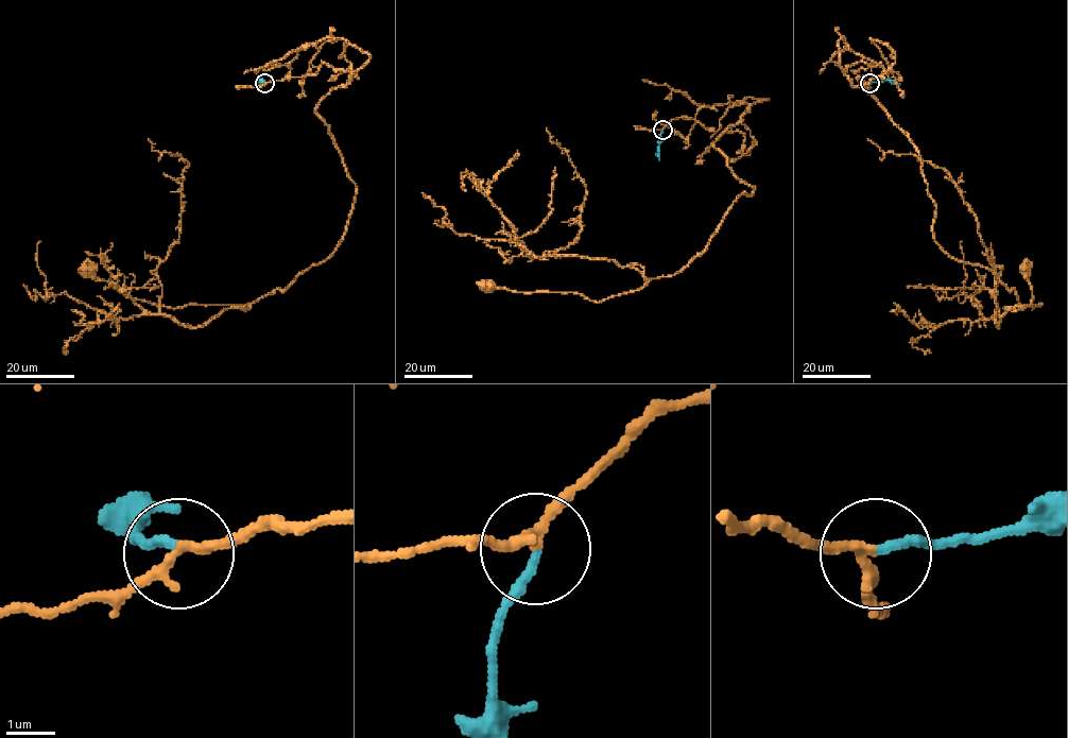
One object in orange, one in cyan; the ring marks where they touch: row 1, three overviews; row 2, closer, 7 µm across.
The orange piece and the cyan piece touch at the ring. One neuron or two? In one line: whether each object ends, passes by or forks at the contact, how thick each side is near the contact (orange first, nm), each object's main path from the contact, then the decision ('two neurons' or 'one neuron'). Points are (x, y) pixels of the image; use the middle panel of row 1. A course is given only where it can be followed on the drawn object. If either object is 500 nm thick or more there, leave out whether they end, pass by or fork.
orange passes by; cyan ends there; 190 nm thick on the orange side, 170 nm on the other; orange runs (662, 130), (682, 117), (716, 131), (750, 105), (713, 146), (755, 188), (681, 270), (598, 302), (486, 287); cyan runs (662, 130), (658, 148), (659, 160); one neuron

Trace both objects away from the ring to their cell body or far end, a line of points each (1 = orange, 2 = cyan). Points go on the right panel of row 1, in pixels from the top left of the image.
1: (870, 83), (857, 79), (865, 63), (843, 70), (917, 152), (939, 245), (1033, 308), (1027, 270)
2: (870, 83), (888, 80), (900, 84)

